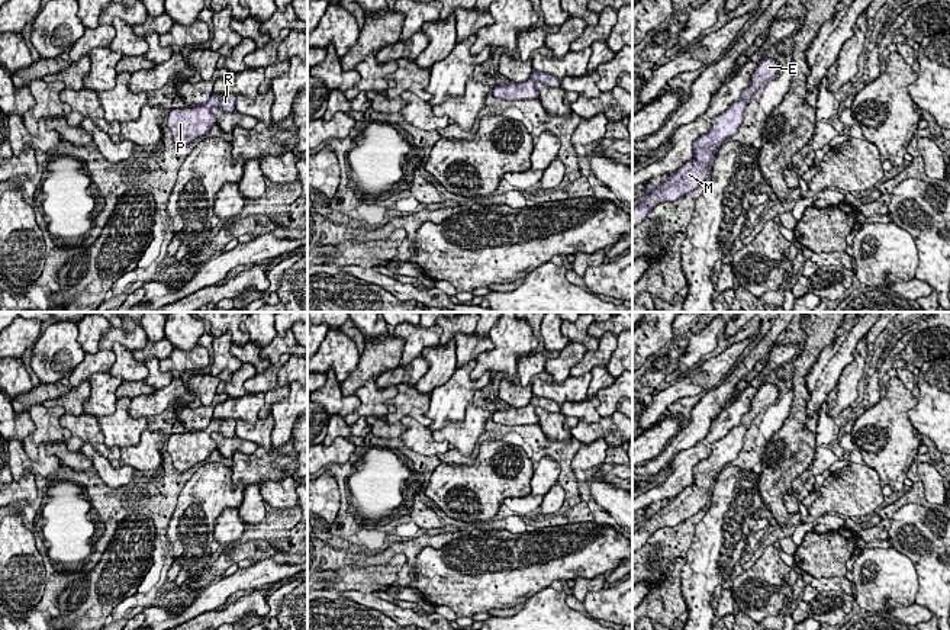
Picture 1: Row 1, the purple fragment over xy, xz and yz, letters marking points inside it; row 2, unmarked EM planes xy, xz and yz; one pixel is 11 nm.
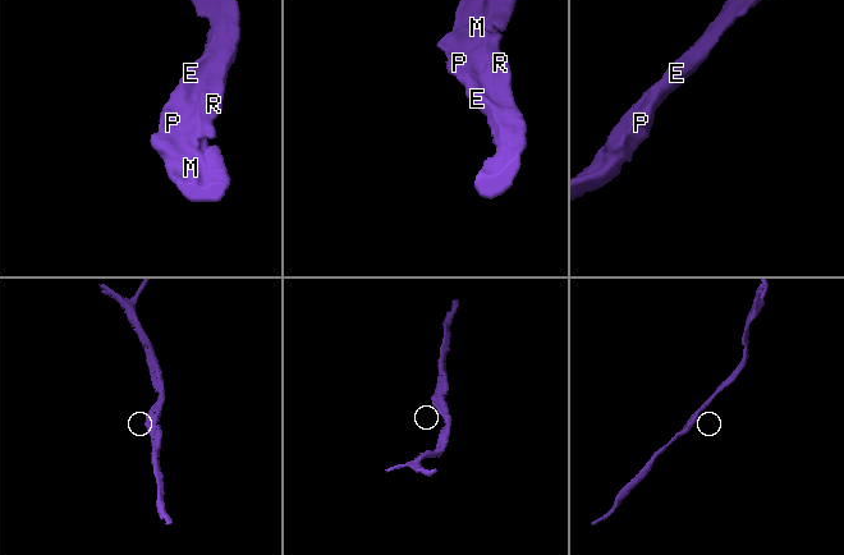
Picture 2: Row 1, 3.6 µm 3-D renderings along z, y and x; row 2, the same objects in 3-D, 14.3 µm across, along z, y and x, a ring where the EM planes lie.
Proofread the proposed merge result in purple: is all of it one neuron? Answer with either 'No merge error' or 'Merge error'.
No merge error

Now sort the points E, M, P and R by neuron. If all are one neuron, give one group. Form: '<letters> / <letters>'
E M P R

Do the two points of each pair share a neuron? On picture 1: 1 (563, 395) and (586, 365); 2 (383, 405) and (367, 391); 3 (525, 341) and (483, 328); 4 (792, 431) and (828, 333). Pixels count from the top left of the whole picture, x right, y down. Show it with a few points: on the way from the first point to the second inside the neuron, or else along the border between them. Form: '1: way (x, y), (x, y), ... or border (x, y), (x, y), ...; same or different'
1: border (589, 370), (577, 376), (569, 376); different
2: way (379, 402), (372, 395); same
3: border (495, 327), (488, 336); different
4: way (798, 407), (798, 369), (808, 357); same

